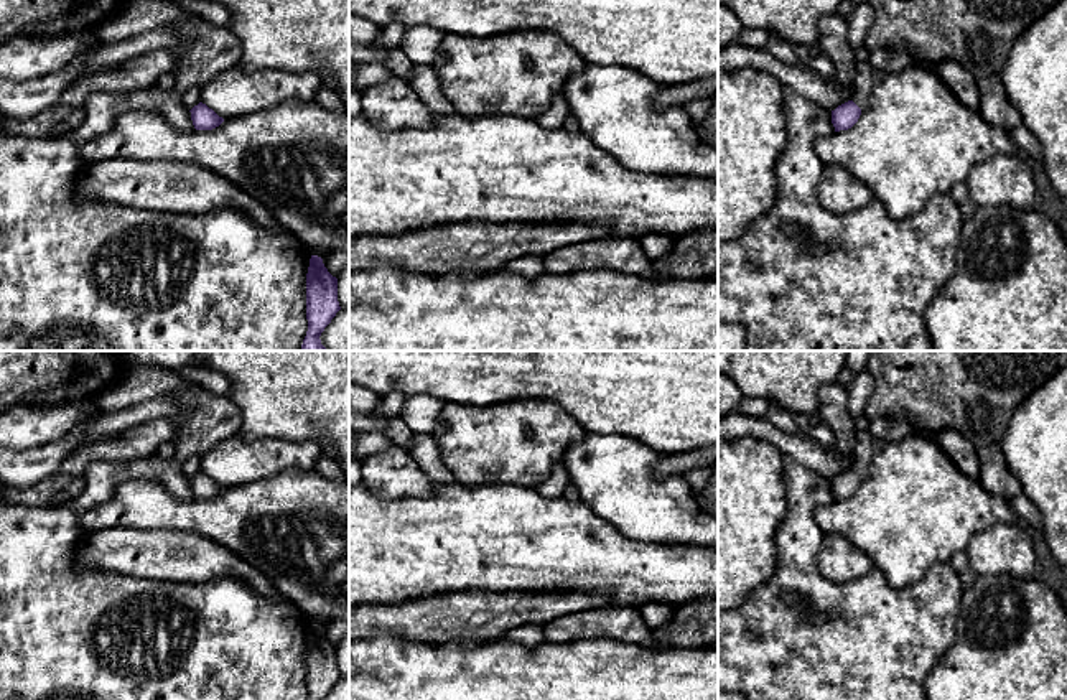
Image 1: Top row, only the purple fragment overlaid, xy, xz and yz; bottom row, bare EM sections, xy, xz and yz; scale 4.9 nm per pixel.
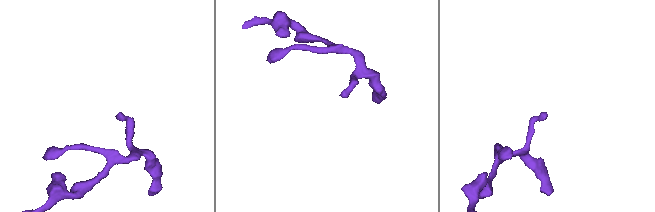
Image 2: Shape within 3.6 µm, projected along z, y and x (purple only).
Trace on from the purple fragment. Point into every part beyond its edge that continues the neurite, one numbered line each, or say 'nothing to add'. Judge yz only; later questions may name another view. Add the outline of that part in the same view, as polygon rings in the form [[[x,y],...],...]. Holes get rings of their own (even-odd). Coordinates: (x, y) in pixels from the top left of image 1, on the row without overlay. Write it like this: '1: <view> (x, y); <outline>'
1: yz (863, 442); [[[858,430],[855,435],[855,450],[851,469],[863,479],[866,478],[873,456],[873,436],[868,430]]]

